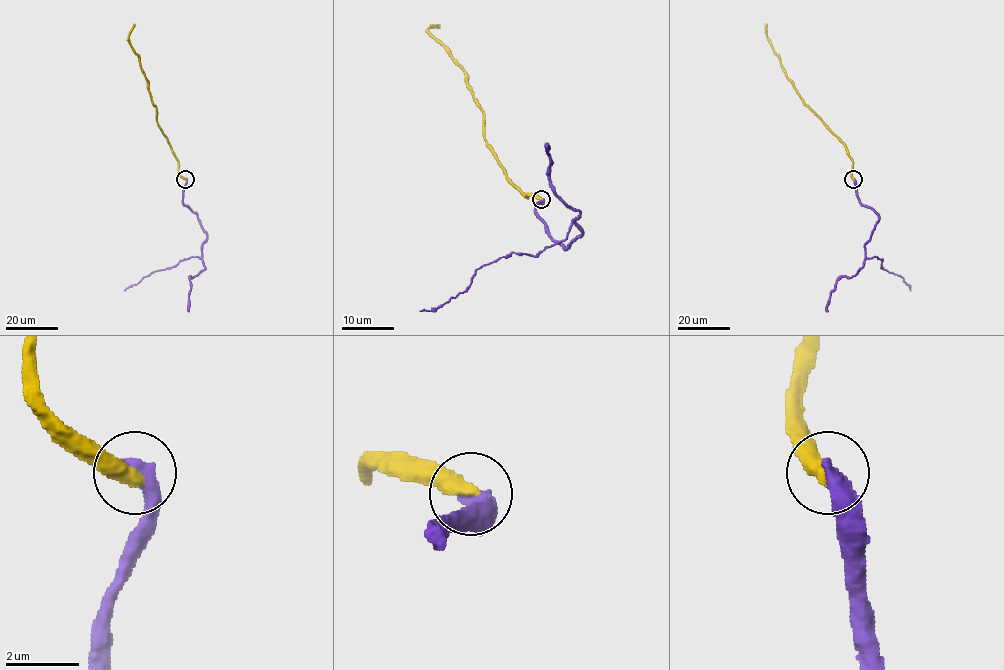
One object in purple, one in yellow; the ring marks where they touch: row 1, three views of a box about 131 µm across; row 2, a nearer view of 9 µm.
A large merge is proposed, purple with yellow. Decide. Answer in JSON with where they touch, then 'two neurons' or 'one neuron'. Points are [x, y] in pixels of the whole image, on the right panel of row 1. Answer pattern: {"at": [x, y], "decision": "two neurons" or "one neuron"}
{"at": [853, 179], "decision": "one neuron"}

